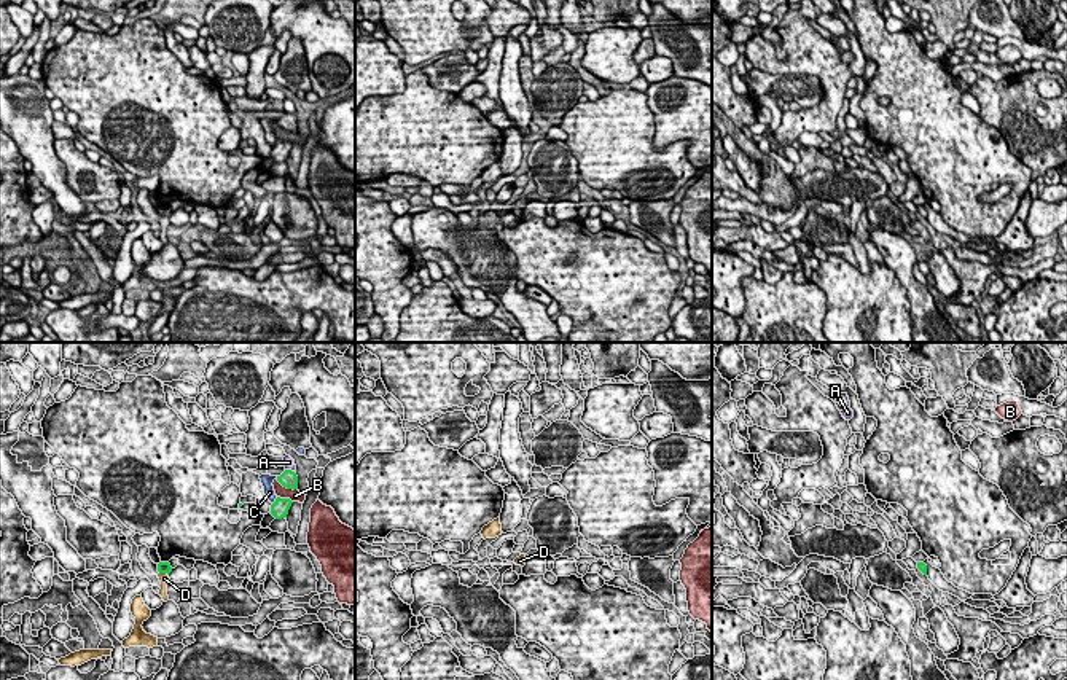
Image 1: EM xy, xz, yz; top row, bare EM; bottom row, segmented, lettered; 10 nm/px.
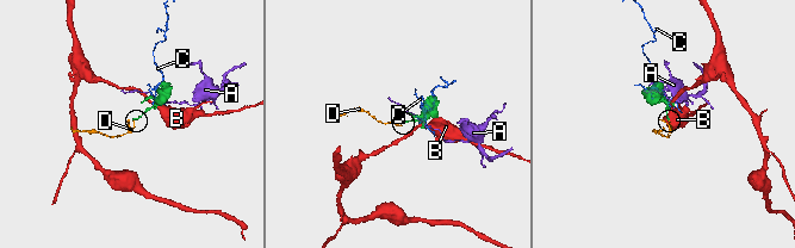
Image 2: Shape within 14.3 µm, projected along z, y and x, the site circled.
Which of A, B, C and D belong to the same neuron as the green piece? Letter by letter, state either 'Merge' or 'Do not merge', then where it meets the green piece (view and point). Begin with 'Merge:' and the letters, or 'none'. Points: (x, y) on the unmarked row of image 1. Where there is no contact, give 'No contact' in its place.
Merge: none
A: Do not merge. Touches green at xy (290, 113)
B: Do not merge. Touches green at xy (287, 131)
C: Do not merge. Touches green at xy (276, 144)
D: Do not merge. Touches green at xy (164, 215)

